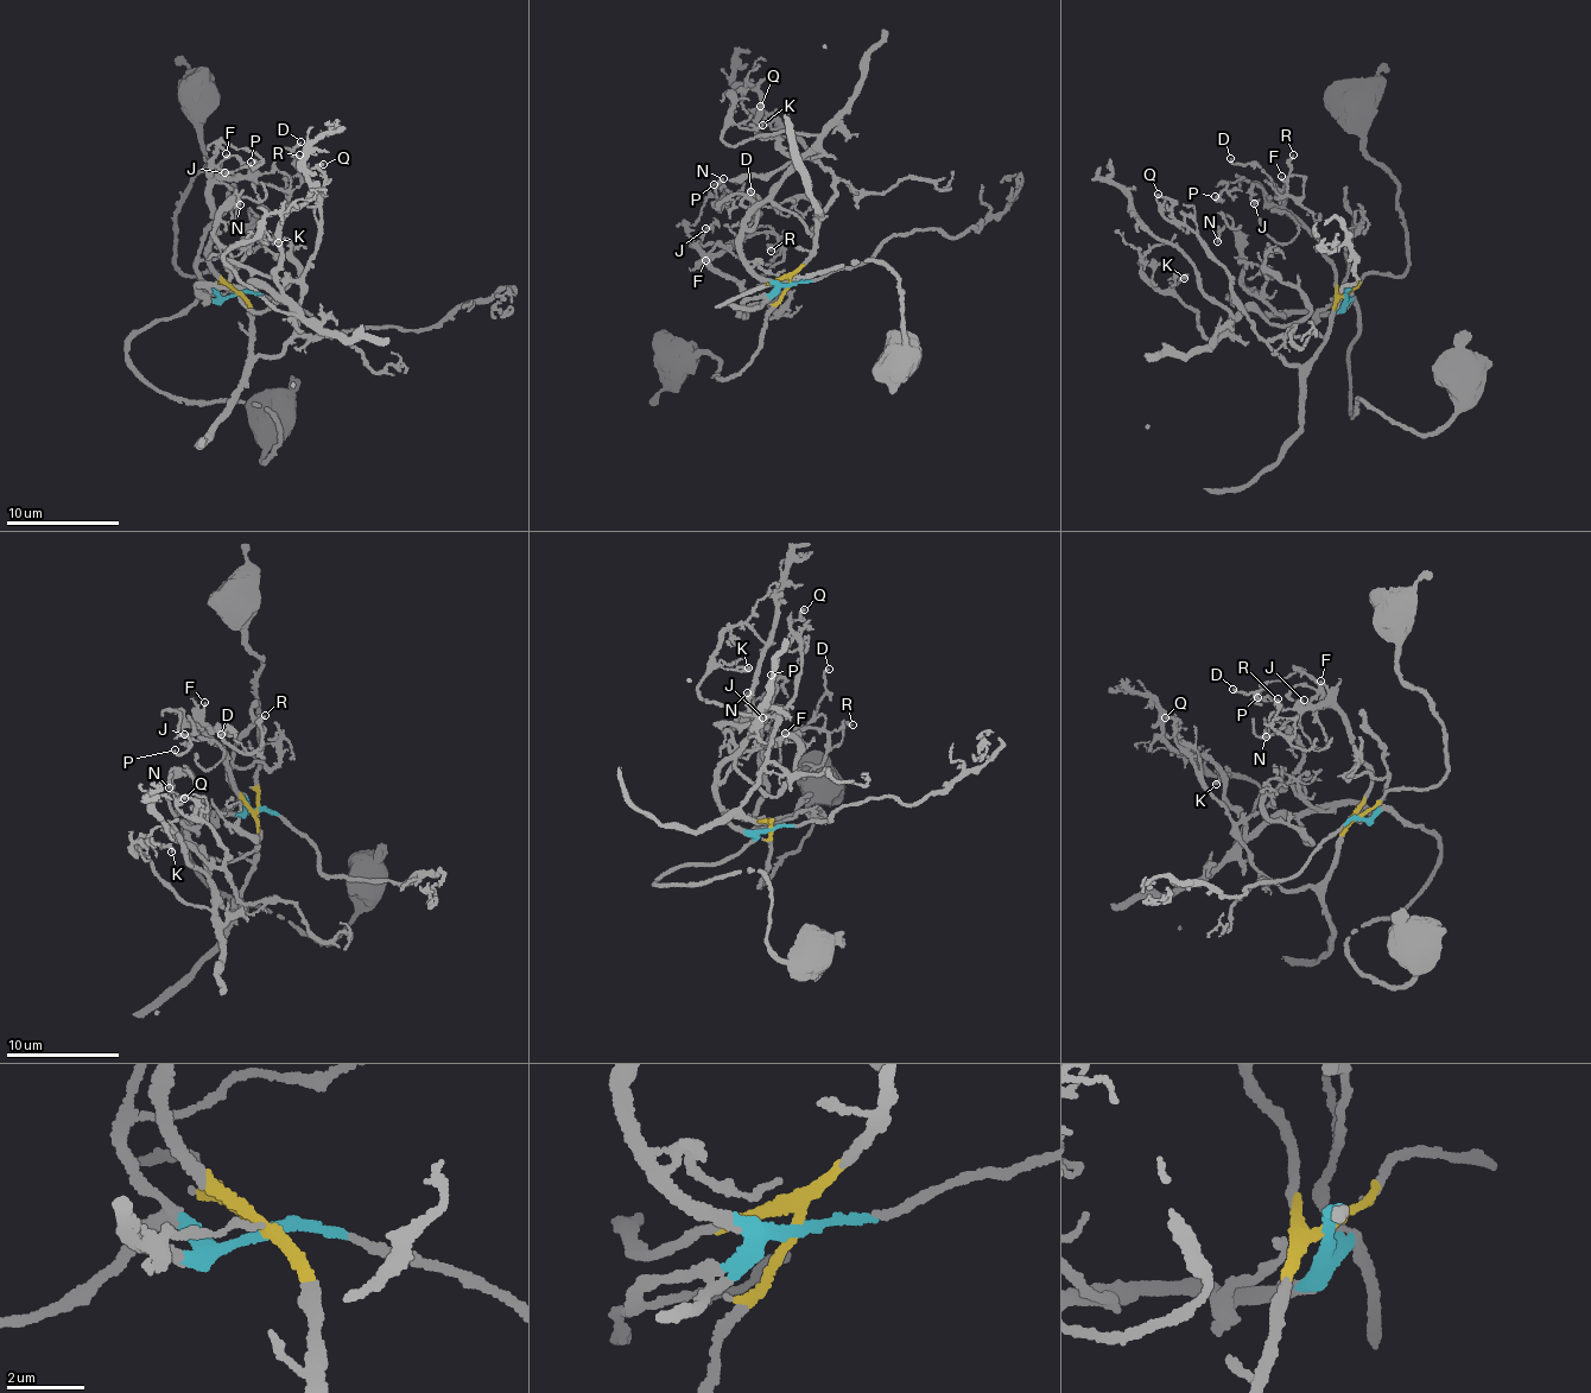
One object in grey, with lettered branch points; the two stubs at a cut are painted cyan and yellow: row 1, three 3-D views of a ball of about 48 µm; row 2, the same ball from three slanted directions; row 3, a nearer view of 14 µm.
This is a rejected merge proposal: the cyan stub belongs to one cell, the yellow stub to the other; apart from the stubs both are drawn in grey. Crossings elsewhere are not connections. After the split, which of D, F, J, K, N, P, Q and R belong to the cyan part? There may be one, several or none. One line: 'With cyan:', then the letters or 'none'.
With cyan: K, N

